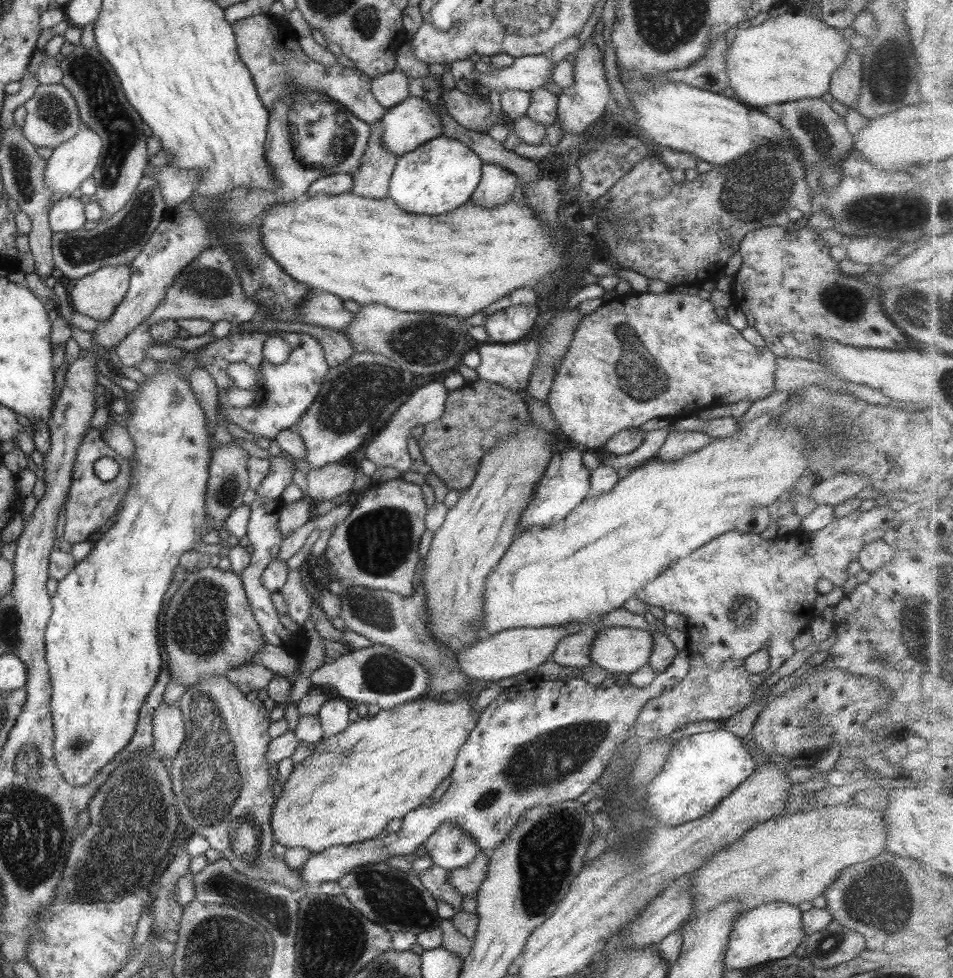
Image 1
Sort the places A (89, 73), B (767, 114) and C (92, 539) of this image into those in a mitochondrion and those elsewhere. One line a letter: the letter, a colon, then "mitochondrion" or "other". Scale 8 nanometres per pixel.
A: mitochondrion
B: other
C: other

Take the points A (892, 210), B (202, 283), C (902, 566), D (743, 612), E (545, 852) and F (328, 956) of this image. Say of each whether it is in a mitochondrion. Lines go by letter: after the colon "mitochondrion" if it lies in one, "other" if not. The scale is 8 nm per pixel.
A: mitochondrion
B: mitochondrion
C: other
D: mitochondrion
E: mitochondrion
F: mitochondrion

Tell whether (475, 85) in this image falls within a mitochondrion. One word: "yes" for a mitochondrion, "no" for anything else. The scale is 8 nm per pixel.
yes

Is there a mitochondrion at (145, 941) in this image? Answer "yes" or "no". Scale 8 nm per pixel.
no

